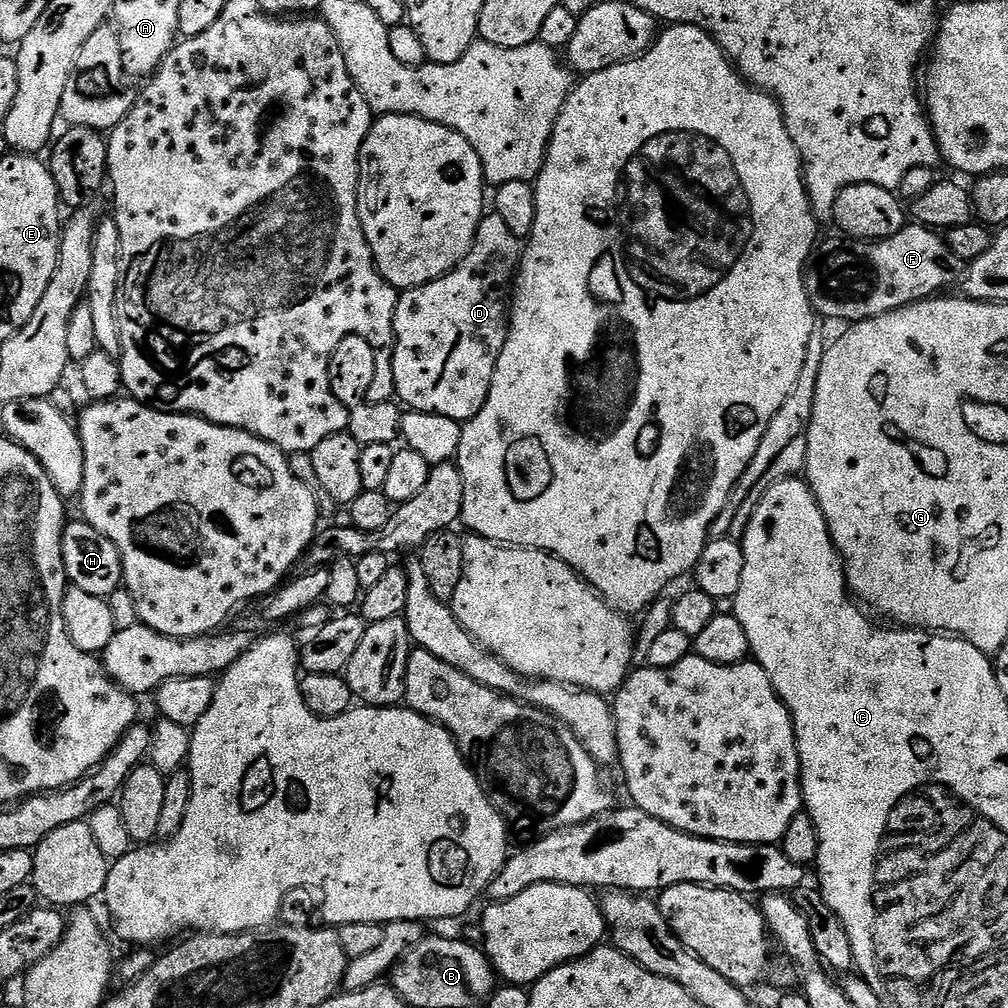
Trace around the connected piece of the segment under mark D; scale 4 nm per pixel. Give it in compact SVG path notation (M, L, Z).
M486 214L480 220L471 252L453 272L399 293L394 310L394 386L401 405L413 412L442 414L442 418L461 422L473 420L478 410L486 406L490 382L508 337L510 289L518 275L521 255L521 237L510 234L500 216Z

